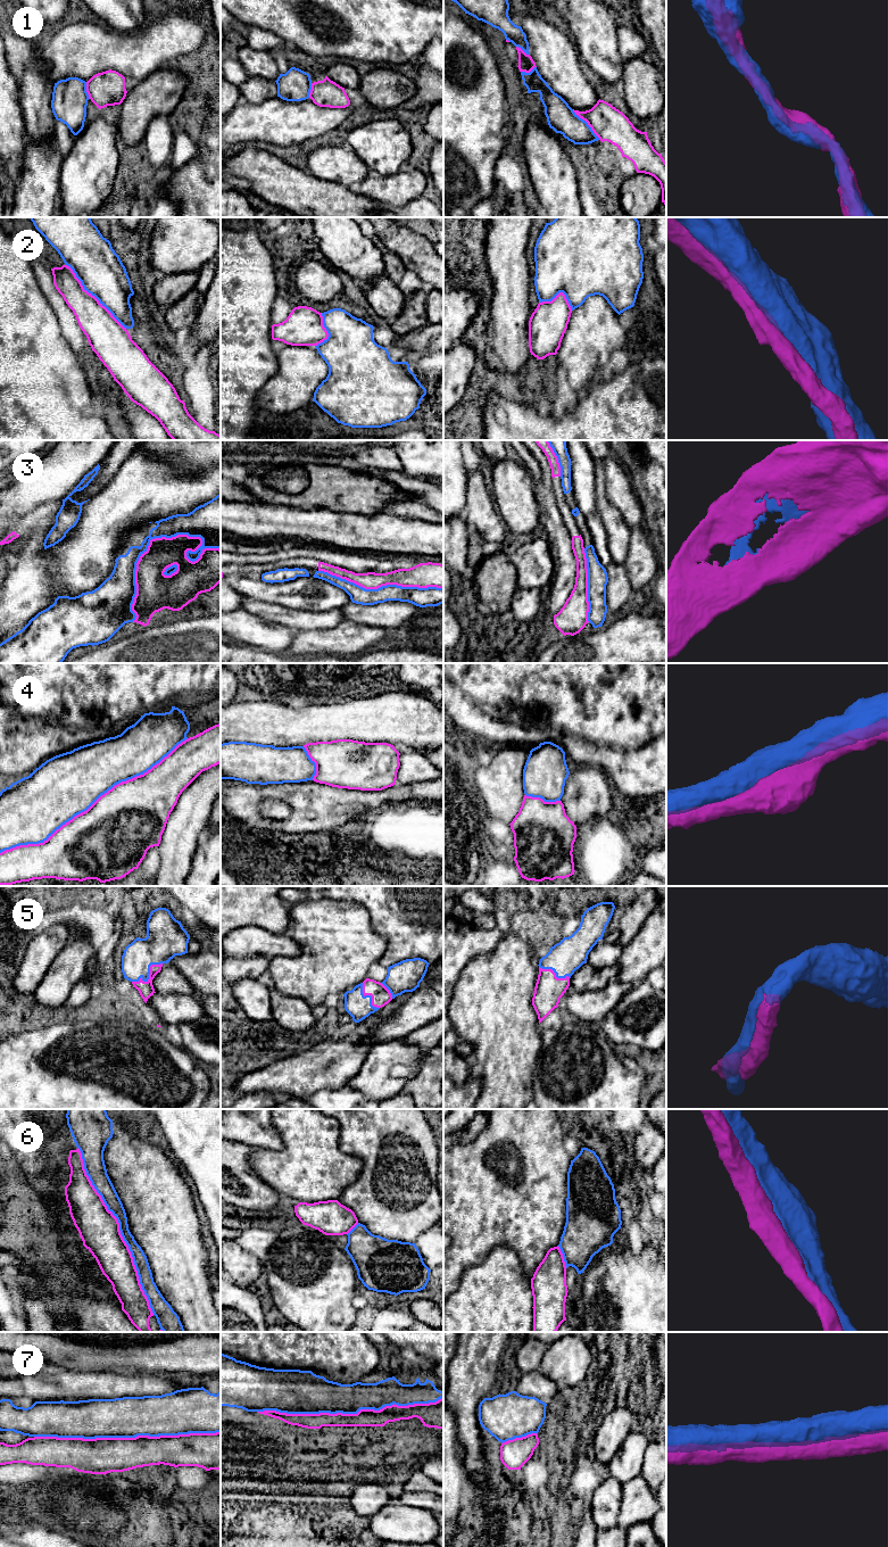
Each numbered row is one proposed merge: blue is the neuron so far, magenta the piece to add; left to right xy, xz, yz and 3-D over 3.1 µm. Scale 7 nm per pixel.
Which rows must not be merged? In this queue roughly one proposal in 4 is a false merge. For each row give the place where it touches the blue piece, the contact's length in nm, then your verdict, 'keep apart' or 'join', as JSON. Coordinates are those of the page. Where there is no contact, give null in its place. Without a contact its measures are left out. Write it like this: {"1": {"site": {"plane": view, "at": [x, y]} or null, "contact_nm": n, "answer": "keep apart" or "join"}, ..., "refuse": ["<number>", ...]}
{"1": {"site": {"plane": "yz", "at": [587, 124]}, "contact_nm": 300, "answer": "keep apart"}, "2": {"site": {"plane": "xy", "at": [93, 295]}, "contact_nm": 600, "answer": "join"}, "3": {"site": {"plane": "xy", "at": [165, 536]}, "contact_nm": 800, "answer": "keep apart"}, "4": {"site": {"plane": "xy", "at": [93, 802]}, "contact_nm": 1550, "answer": "join"}, "5": {"site": {"plane": "xy", "at": [149, 973]}, "contact_nm": 260, "answer": "join"}, "6": {"site": {"plane": "xy", "at": [119, 1230]}, "contact_nm": 1300, "answer": "keep apart"}, "7": {"site": {"plane": "xy", "at": [126, 1437]}, "contact_nm": 1300, "answer": "join"}, "refuse": ["1", "3", "6"]}

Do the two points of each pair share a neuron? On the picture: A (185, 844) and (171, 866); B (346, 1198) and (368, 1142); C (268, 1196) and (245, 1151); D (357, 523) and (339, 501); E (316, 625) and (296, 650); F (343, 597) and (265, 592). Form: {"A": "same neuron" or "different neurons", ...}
{"A": "same neuron", "B": "same neuron", "C": "same neuron", "D": "different neurons", "E": "different neurons", "F": "same neuron"}

